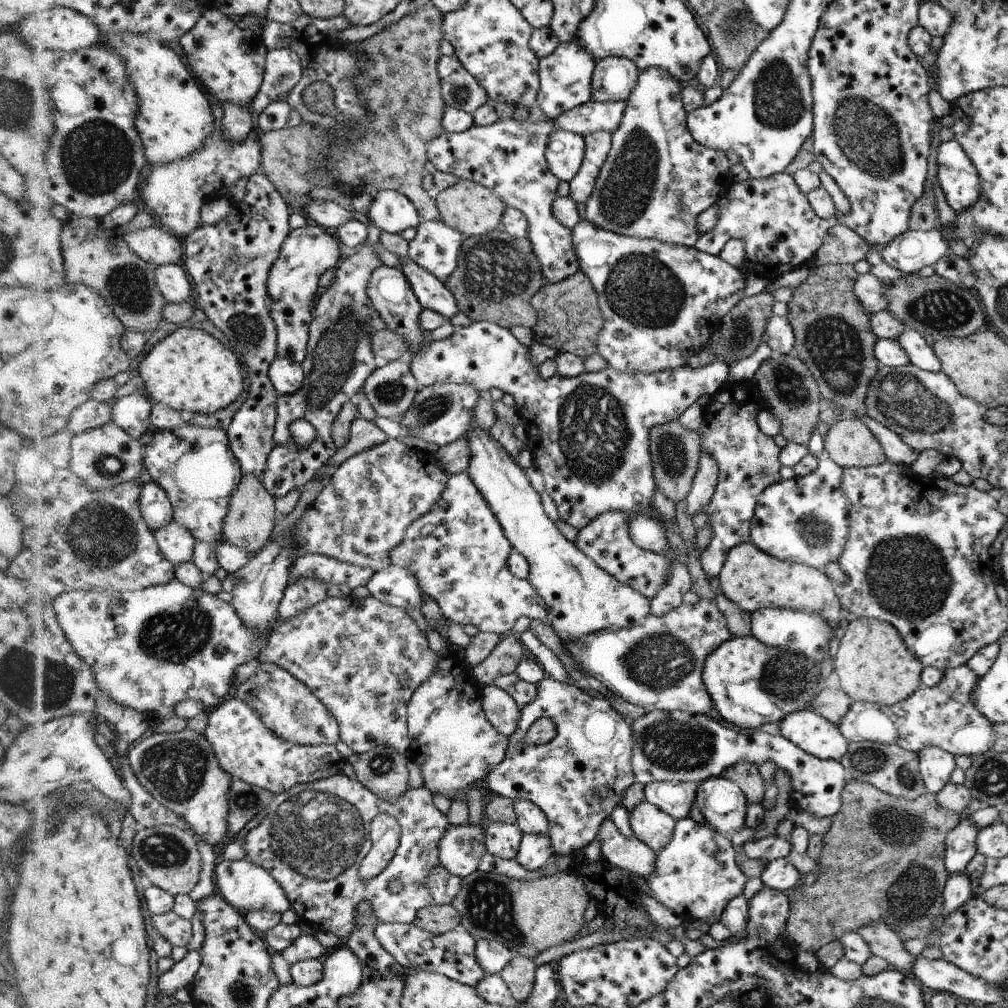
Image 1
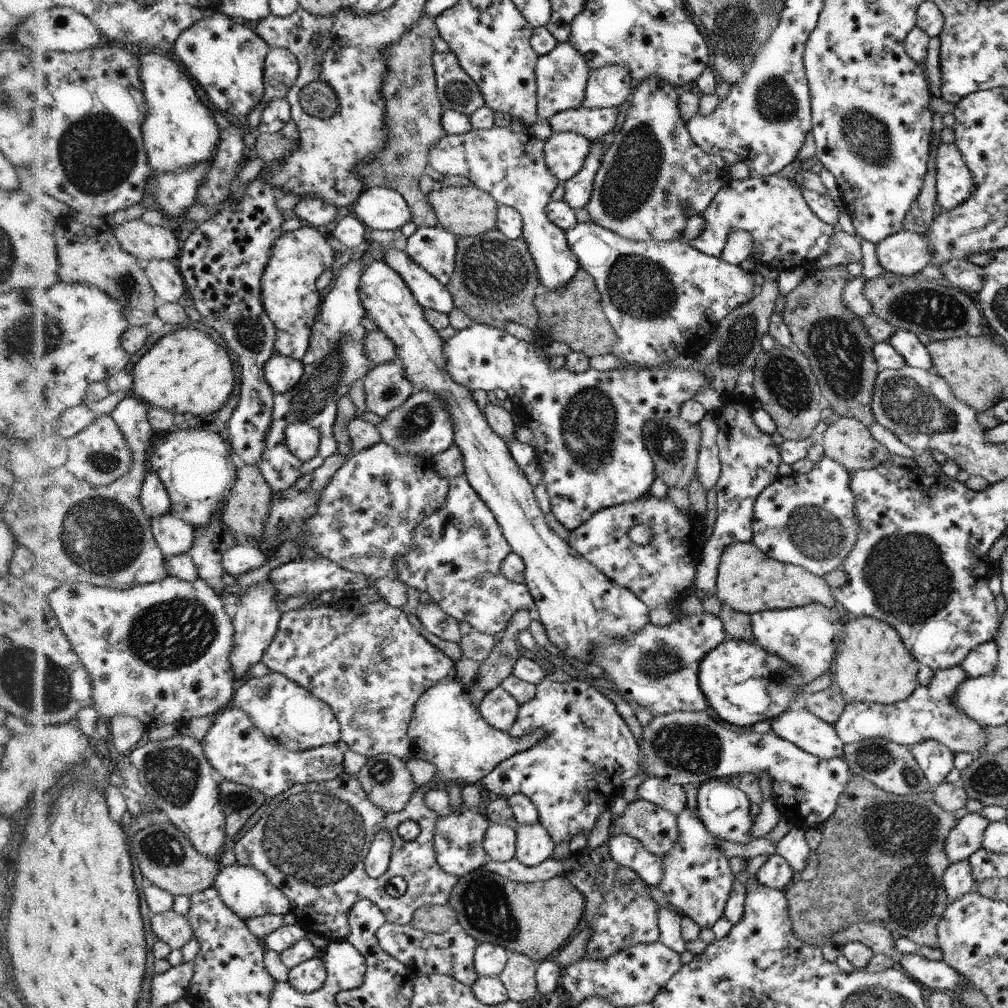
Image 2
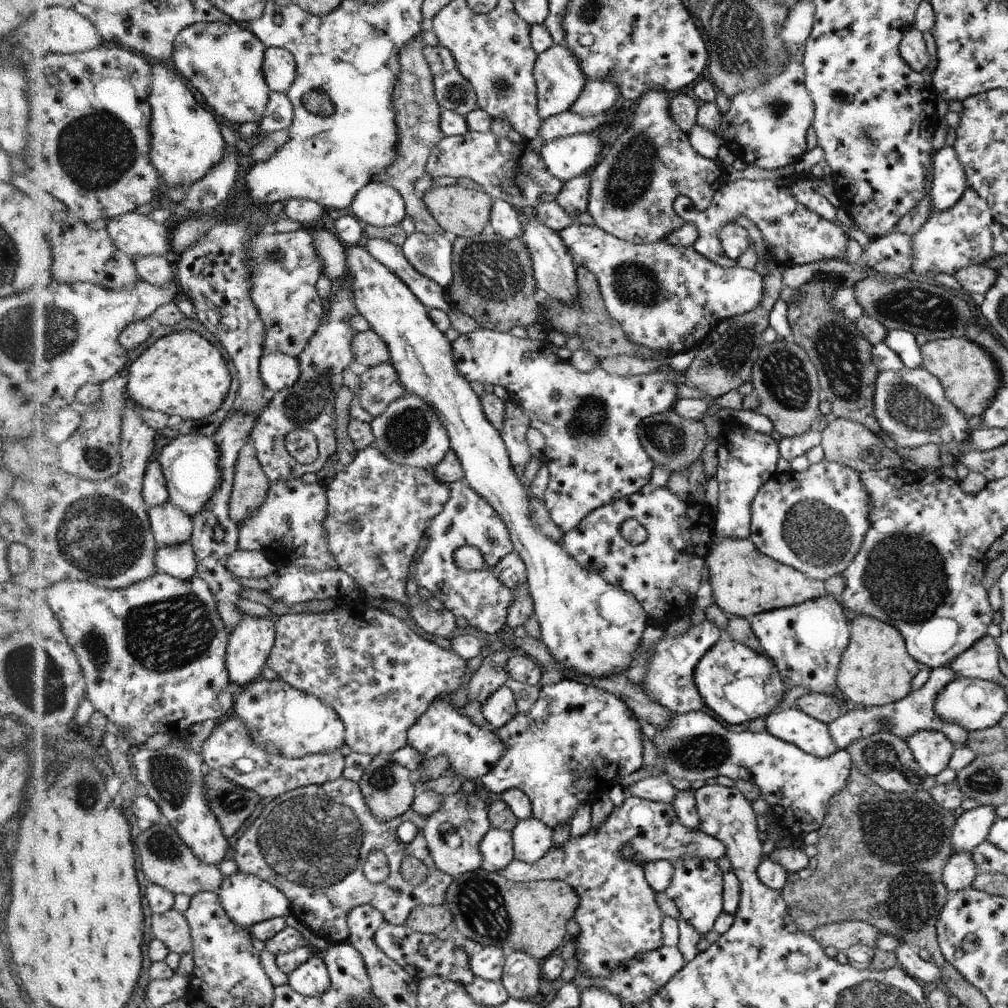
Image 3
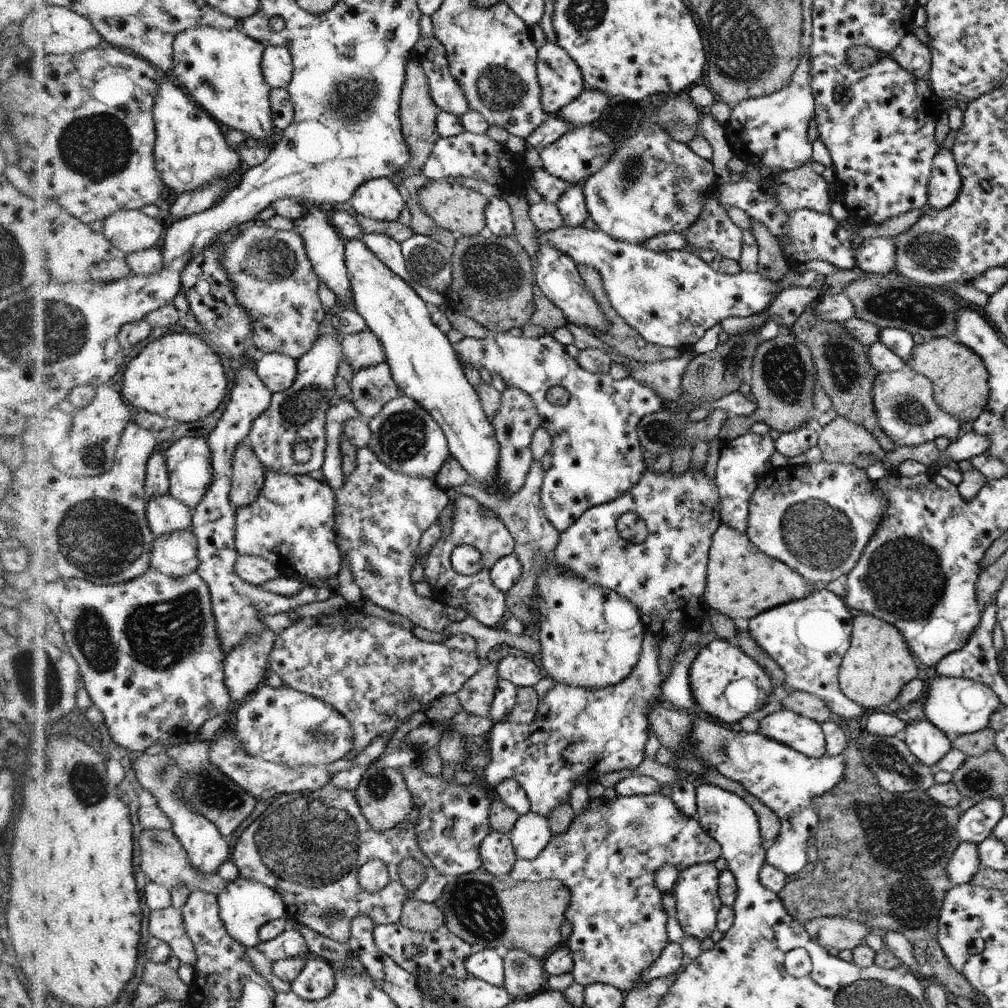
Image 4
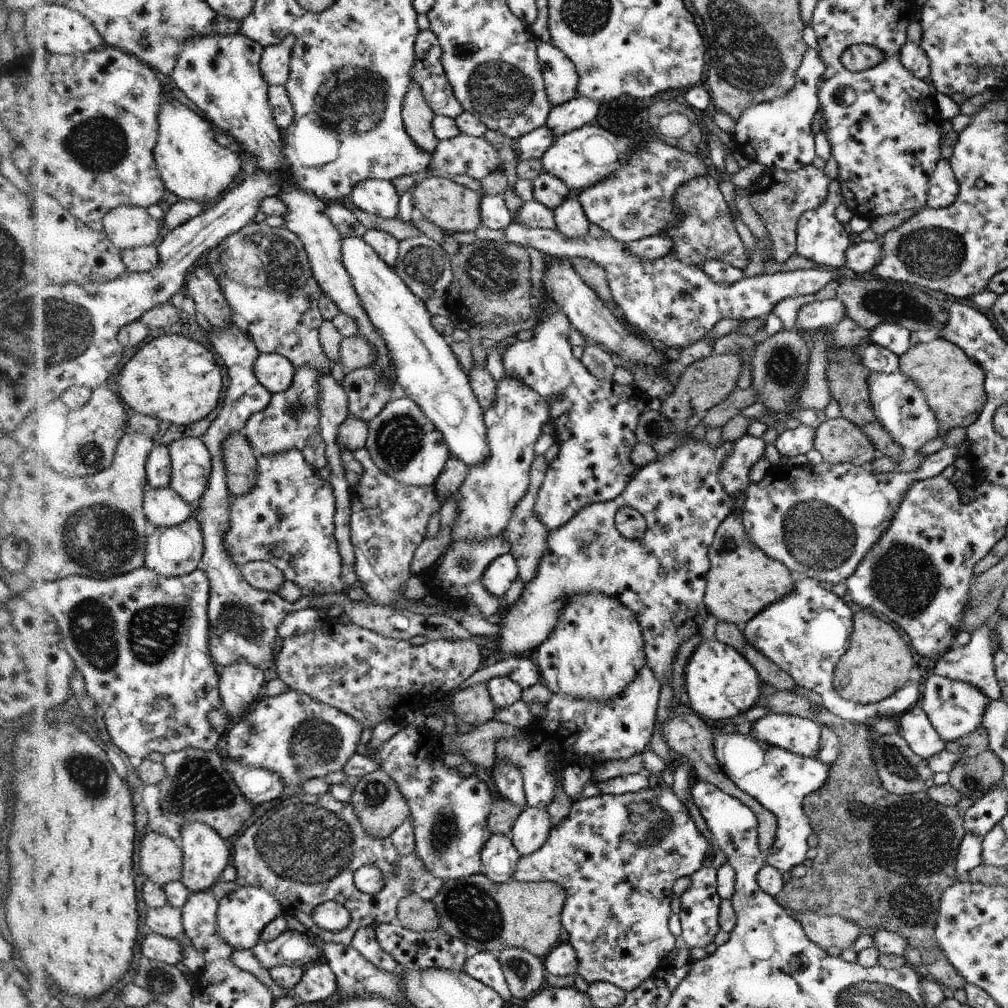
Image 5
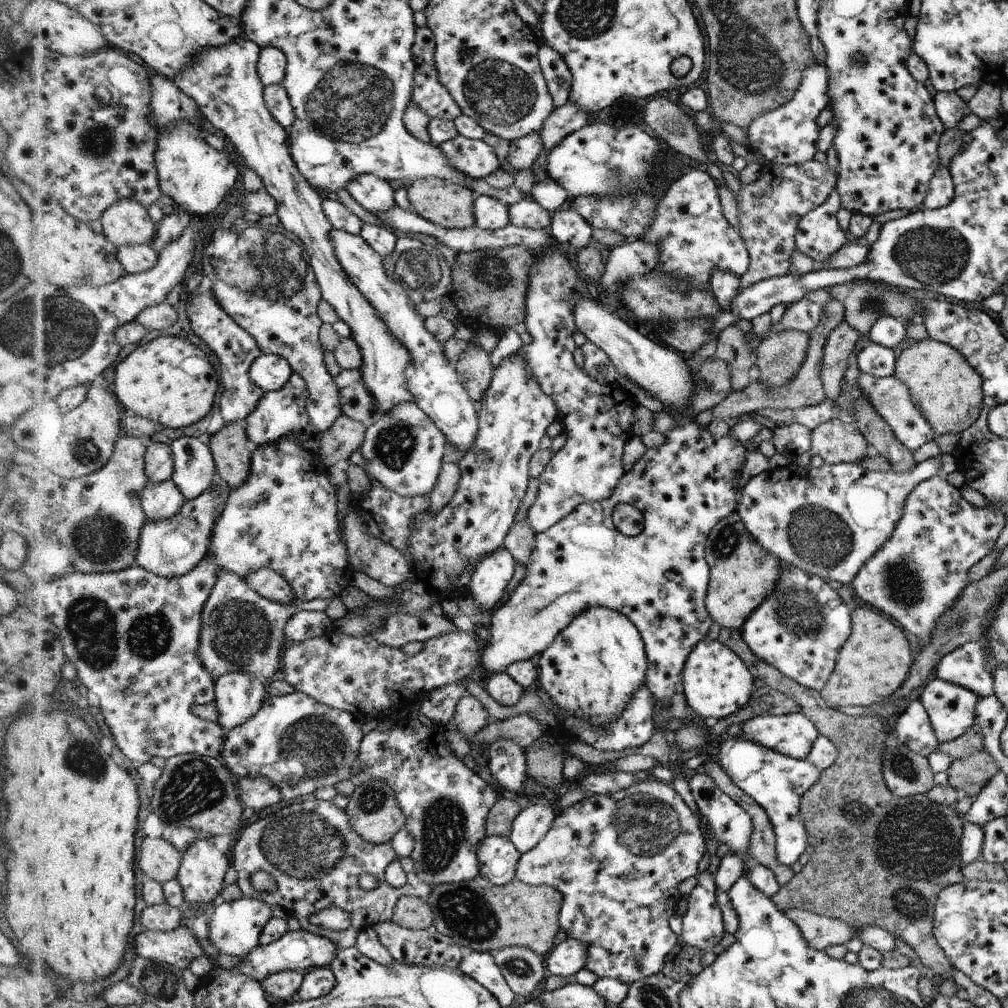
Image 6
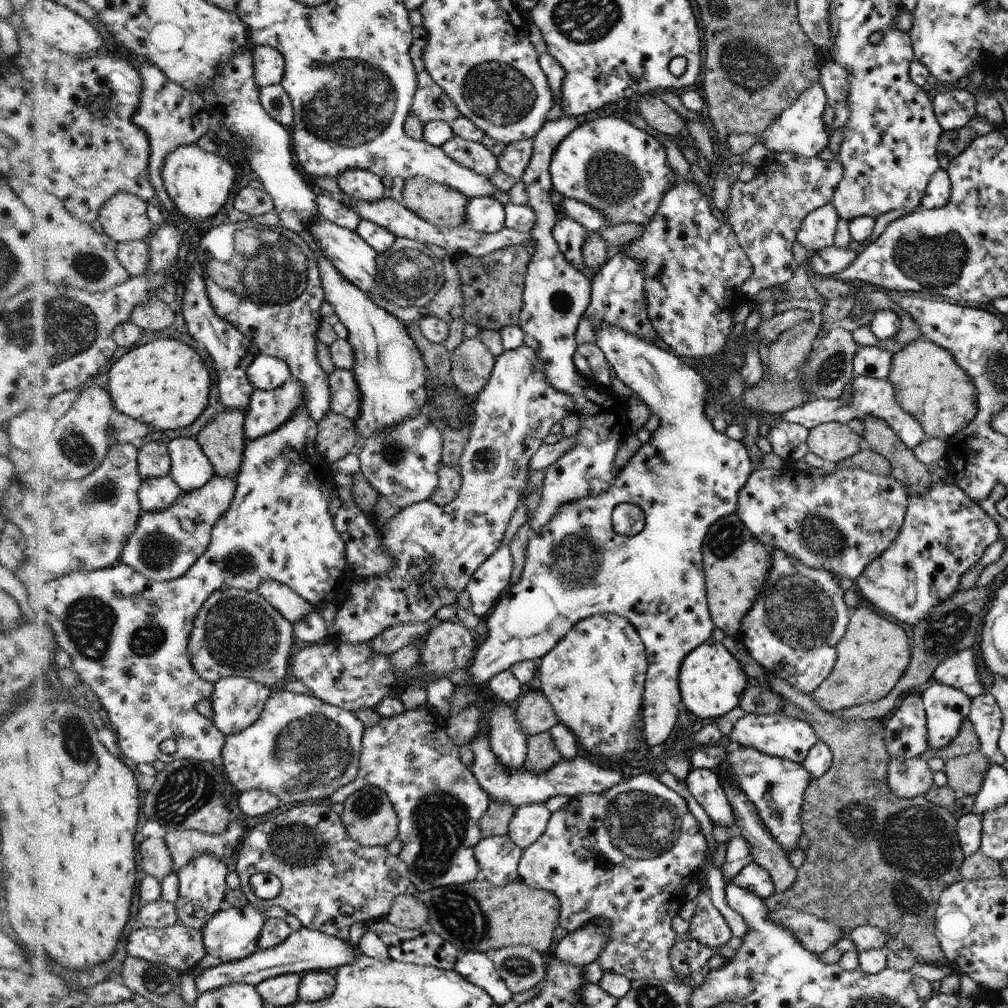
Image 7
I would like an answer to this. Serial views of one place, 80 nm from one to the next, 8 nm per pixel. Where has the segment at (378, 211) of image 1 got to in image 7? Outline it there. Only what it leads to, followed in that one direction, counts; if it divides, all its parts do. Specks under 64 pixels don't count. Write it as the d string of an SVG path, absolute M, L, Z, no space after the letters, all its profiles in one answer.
M350 169L337 176L337 183L344 195L361 201L374 202L389 195L382 185L381 177L368 169Z

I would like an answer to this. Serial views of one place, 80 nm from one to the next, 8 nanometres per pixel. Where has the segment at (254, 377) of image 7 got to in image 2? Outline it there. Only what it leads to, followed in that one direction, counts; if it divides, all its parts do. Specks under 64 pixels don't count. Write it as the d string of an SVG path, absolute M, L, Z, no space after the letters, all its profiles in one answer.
M276 352L266 365L266 374L275 392L281 394L297 386L304 374L304 365L295 358Z

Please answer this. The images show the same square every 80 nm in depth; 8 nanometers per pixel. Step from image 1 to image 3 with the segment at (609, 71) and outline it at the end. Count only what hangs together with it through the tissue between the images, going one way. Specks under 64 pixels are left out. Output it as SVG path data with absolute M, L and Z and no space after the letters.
M588 81L588 85L581 92L570 112L585 116L603 115L614 106L615 100L619 99L620 89L613 81Z

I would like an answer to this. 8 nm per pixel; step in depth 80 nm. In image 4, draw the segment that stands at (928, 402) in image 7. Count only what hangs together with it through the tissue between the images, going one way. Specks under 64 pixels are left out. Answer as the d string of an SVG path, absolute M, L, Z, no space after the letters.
M944 336L931 338L914 347L913 355L906 364L910 369L918 374L924 375L933 383L933 396L938 406L953 416L960 422L974 422L981 412L988 406L989 402L989 371L983 364L983 360L977 354L974 354L966 345L953 340L952 337Z

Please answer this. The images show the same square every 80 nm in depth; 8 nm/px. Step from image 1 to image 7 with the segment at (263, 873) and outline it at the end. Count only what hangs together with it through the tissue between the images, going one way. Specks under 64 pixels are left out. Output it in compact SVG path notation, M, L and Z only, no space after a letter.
M252 902L244 908L230 908L218 913L206 926L205 943L209 953L221 958L226 963L243 961L259 951L261 936L268 920L265 912L254 905Z

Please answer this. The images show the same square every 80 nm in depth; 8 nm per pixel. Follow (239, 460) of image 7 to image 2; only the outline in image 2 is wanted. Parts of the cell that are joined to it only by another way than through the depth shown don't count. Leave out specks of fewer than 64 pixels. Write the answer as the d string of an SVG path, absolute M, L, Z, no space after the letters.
M240 464L238 480L232 496L226 504L226 512L223 519L230 525L230 528L237 534L242 543L247 542L246 540L257 542L258 539L263 537L267 518L271 513L274 495L275 490L265 477L260 466Z

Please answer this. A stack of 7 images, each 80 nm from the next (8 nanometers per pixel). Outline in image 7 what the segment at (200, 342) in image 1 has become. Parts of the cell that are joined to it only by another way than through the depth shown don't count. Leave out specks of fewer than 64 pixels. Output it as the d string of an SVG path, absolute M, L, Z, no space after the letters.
M161 338L132 349L109 372L110 392L118 412L144 421L155 430L176 430L194 424L208 412L212 376L204 358L188 344Z

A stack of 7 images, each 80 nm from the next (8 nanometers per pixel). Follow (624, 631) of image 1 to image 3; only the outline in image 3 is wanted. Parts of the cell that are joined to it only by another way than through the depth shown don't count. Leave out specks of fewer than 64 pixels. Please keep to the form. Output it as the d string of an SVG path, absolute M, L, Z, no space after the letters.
M707 620L691 626L688 633L680 638L662 637L653 649L649 649L651 663L643 680L636 681L636 686L640 686L648 697L673 713L704 710L704 702L693 681L694 669L700 658L720 640L719 638L720 630Z

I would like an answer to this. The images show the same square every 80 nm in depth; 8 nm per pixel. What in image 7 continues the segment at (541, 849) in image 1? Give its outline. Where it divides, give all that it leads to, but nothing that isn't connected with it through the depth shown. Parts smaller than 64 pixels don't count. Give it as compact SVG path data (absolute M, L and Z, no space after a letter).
M532 803L515 809L509 822L509 837L521 849L536 843L548 828L550 810L544 803Z

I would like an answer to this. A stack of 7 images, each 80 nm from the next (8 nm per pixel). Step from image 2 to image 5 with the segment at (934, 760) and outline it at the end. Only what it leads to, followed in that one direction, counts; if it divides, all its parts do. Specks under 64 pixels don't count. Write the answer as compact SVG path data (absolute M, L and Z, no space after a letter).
M920 703L908 709L898 720L900 734L923 759L928 761L931 756L946 749L946 741L942 740Z

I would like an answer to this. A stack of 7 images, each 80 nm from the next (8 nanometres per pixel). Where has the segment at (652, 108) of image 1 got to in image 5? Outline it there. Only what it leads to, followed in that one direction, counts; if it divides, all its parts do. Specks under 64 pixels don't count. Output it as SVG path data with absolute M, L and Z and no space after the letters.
M650 134L638 144L638 148L634 148L630 160L620 169L606 180L578 192L578 202L589 222L609 232L613 239L630 244L638 239L660 235L668 227L681 223L681 213L673 200L682 186L704 175L708 175L708 168L702 159Z

